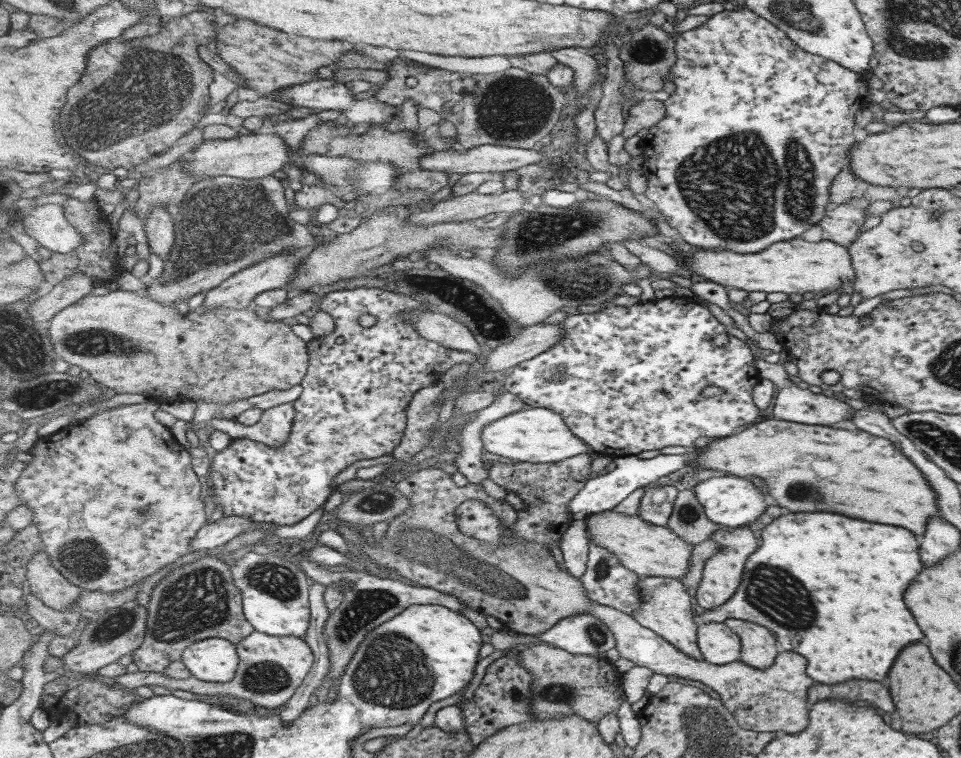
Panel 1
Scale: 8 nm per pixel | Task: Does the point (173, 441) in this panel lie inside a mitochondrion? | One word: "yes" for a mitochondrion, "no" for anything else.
no

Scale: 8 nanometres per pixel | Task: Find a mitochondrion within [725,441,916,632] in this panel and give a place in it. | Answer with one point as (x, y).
(812, 495)

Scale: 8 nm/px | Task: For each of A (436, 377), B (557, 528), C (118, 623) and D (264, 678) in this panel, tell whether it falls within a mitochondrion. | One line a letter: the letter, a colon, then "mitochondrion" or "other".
A: other
B: other
C: mitochondrion
D: mitochondrion

